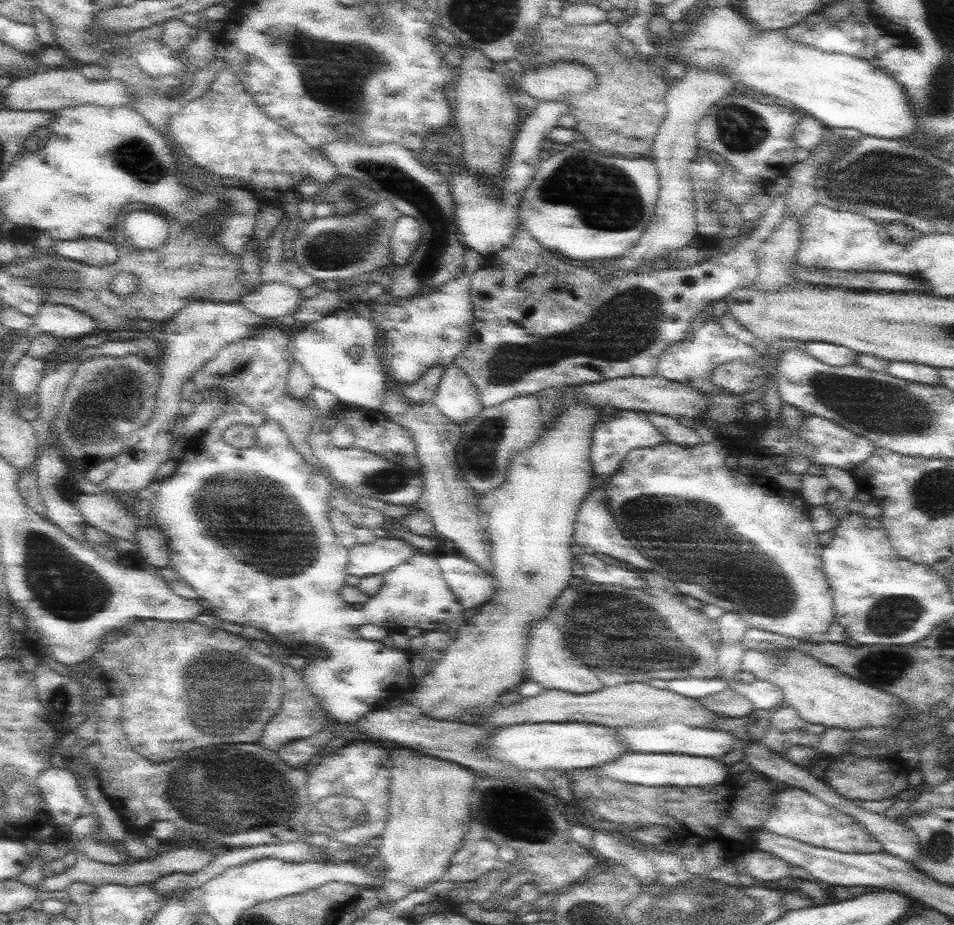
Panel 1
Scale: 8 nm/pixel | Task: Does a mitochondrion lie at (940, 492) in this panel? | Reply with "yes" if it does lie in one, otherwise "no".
yes

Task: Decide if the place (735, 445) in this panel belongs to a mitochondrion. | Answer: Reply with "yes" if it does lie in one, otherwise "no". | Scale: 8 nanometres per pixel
no

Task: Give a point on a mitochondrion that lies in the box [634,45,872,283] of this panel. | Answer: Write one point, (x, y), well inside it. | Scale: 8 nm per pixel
(740, 130)

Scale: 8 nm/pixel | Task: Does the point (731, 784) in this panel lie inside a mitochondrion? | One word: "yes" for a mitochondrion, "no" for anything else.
no

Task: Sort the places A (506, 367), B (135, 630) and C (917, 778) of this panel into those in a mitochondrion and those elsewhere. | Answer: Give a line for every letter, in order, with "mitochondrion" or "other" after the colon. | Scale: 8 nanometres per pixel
A: mitochondrion
B: other
C: other

